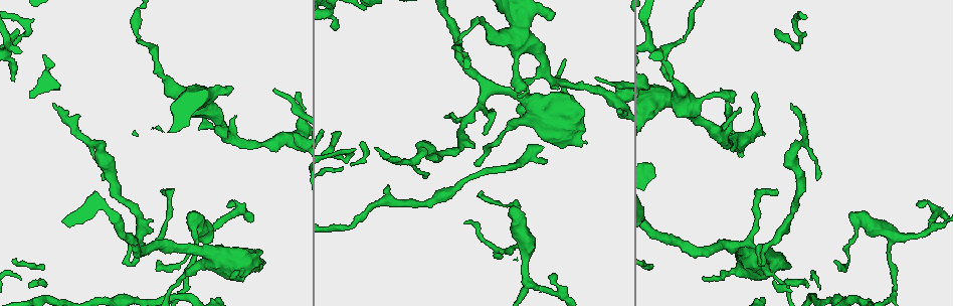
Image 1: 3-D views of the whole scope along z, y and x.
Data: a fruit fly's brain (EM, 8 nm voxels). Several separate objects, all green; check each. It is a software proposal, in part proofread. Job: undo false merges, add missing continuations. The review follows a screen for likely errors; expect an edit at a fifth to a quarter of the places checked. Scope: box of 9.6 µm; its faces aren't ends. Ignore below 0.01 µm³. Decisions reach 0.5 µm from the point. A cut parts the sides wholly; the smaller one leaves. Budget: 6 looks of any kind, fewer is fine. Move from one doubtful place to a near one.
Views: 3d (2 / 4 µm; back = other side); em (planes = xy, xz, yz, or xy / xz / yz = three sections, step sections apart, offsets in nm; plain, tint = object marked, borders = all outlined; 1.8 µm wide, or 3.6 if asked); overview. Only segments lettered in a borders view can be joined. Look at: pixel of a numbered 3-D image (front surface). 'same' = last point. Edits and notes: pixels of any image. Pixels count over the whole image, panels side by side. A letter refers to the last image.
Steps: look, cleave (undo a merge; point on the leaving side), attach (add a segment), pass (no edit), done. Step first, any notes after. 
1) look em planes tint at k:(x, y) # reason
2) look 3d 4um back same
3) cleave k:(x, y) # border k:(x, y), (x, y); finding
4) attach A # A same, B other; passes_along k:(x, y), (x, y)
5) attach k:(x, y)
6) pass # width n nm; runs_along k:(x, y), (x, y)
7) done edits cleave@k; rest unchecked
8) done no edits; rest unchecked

look em yz step 8 tint at 1:(527, 281) # a fork

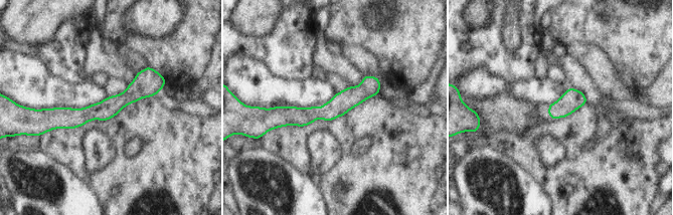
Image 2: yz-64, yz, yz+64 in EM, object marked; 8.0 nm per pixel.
look em yz step 8 borders same # what lies round it

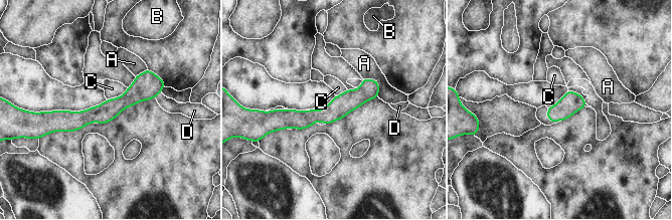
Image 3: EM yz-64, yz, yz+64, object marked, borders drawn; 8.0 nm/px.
pass # A other, B other, C other, D other; border 3:(128, 87), (123, 94), (107, 99); all the same cell

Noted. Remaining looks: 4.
look 3d 2um at 1:(162, 189) # free end

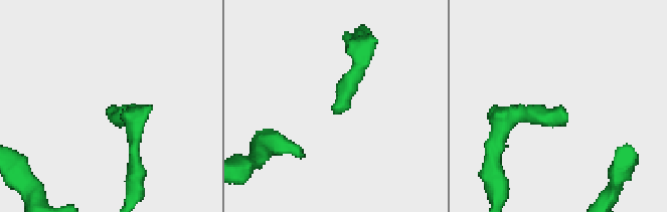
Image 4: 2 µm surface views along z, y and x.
look em planes tint at 4:(106, 109)

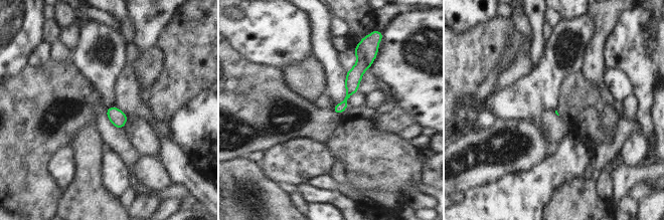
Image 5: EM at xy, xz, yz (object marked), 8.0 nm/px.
look em planes borders same

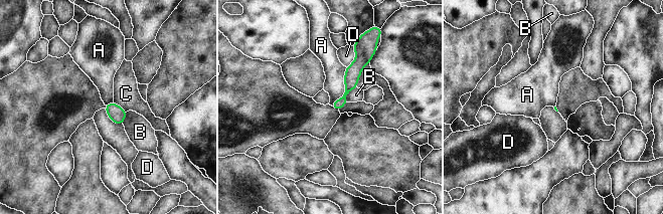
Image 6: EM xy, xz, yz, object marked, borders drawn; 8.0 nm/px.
pass # A other, B other, C other, D other; runs_along 6:(361, 54), (337, 106); no lettered segment goes on from it

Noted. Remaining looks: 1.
done no edits; rest unchecked

